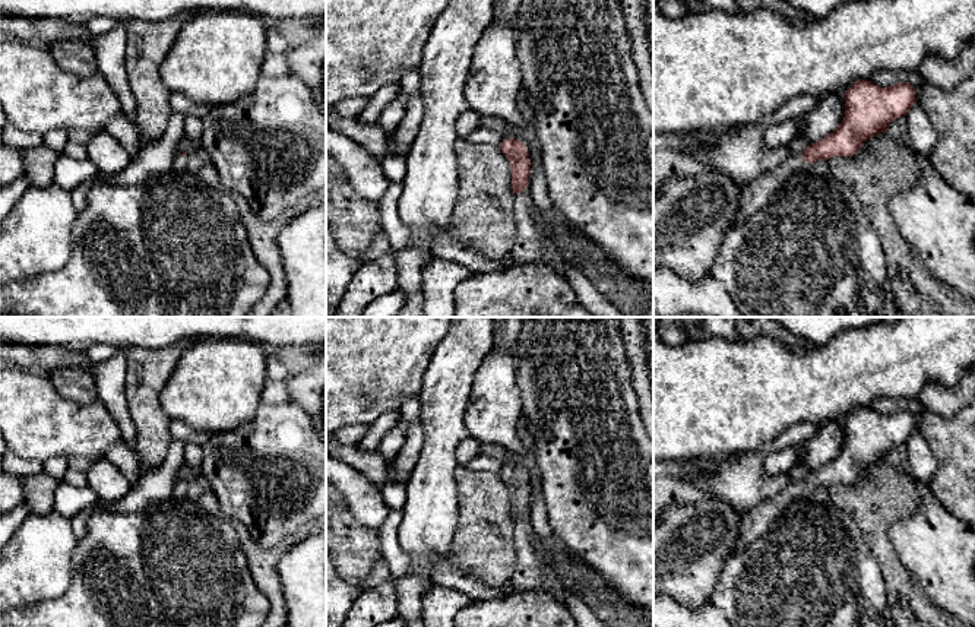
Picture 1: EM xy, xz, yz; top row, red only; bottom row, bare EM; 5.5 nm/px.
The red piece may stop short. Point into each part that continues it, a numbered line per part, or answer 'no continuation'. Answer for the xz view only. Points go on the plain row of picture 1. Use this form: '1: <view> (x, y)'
1: xz (522, 462)

